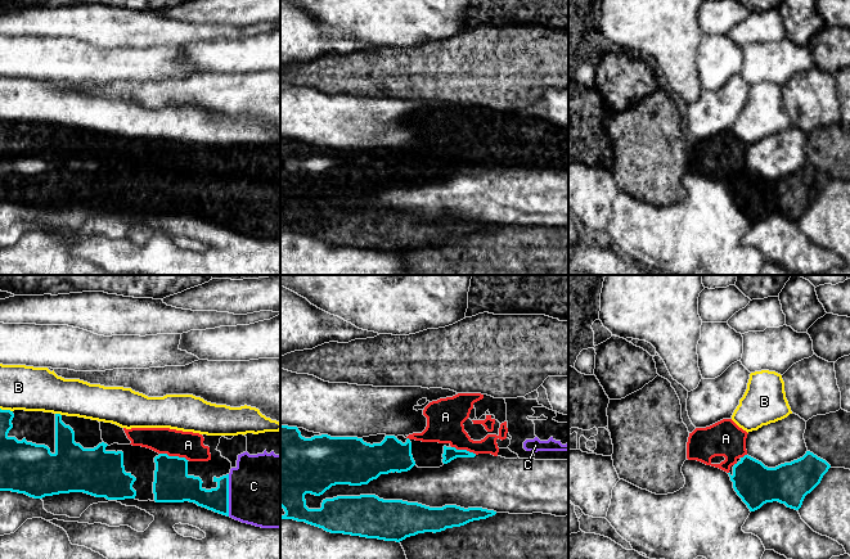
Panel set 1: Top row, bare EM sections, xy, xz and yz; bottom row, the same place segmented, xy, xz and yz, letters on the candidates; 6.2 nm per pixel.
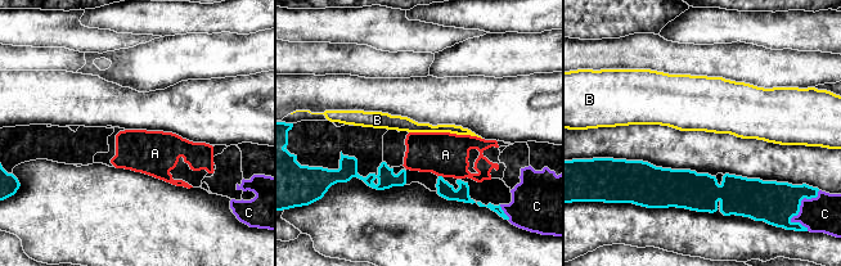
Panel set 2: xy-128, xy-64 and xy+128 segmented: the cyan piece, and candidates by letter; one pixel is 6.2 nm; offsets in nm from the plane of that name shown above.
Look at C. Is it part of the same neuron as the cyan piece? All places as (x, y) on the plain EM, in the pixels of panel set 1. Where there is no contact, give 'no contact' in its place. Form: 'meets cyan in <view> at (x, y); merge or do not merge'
meets cyan in xy at (228, 207); merge

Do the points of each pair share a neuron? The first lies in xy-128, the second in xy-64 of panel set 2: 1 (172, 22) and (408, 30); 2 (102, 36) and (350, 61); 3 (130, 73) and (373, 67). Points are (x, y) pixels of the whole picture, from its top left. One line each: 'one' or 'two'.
1: two
2: two
3: two

